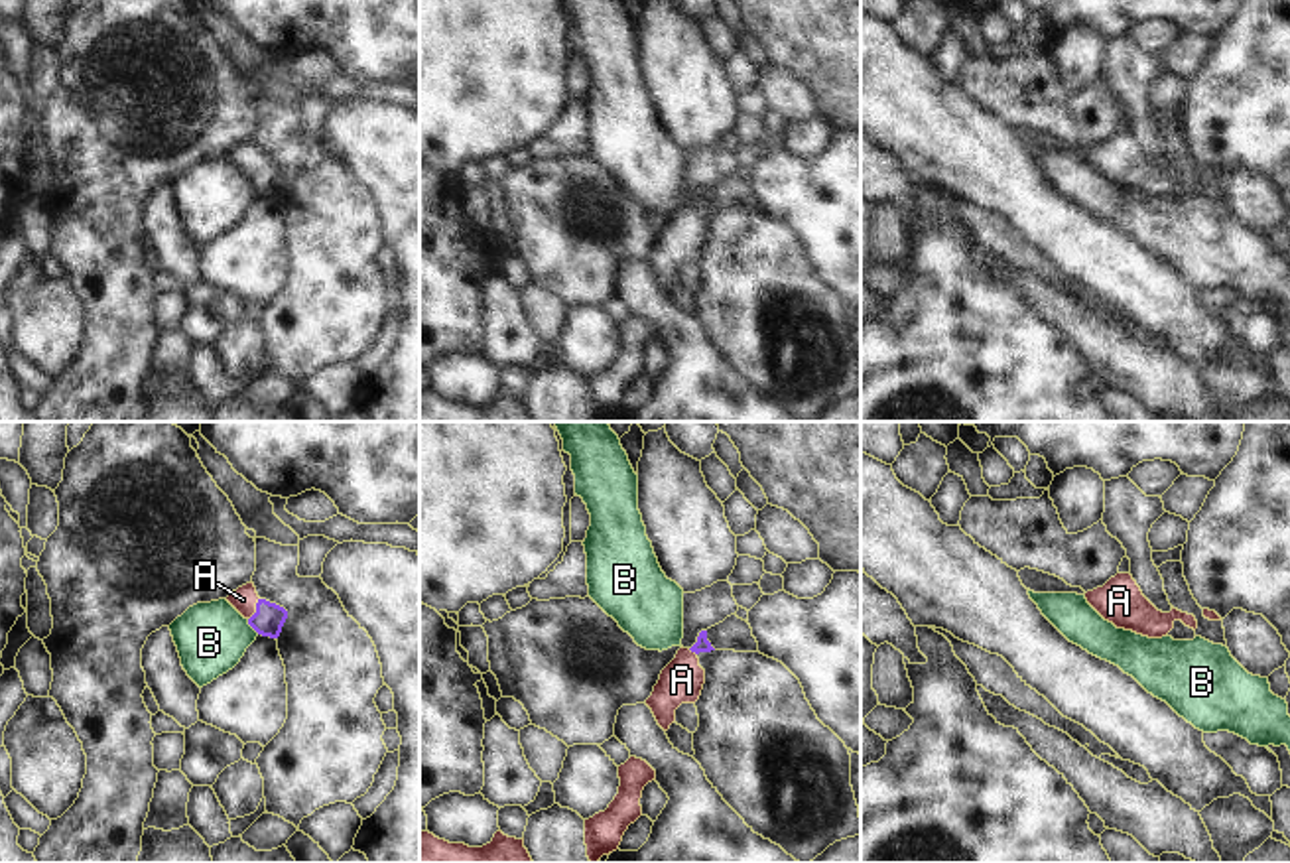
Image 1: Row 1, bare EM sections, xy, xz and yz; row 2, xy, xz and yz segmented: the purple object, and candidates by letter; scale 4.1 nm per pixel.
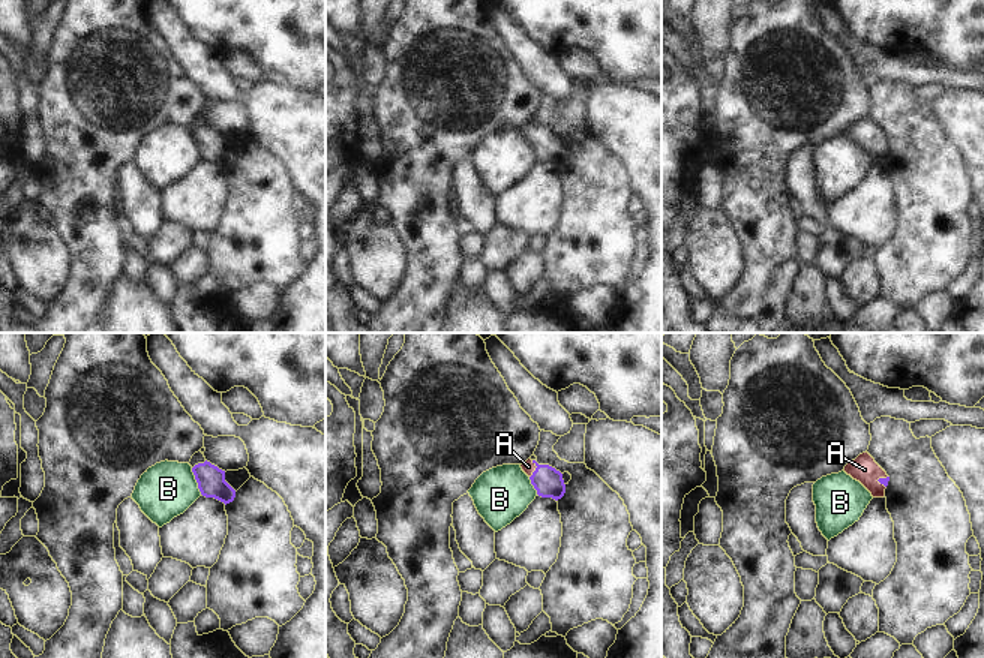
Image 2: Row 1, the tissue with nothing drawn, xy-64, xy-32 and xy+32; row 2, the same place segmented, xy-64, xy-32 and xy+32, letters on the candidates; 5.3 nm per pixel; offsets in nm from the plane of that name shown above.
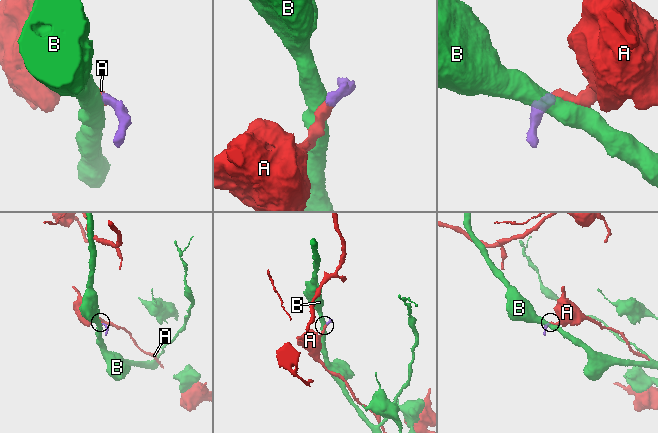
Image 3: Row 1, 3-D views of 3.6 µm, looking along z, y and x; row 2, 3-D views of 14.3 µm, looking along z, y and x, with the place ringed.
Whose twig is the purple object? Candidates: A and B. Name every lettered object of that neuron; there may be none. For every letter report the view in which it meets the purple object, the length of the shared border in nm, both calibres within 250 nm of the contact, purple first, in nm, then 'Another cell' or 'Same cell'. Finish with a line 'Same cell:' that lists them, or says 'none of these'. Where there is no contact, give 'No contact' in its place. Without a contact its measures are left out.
A: Touches purple in xy. Shared border 100 nm. Thickness 130 nm (purple) against 100 nm. Same cell
B: Touches purple in xy. Shared border 80 nm. Thickness 130 nm (purple) against 280 nm. Another cell
Same cell: A.

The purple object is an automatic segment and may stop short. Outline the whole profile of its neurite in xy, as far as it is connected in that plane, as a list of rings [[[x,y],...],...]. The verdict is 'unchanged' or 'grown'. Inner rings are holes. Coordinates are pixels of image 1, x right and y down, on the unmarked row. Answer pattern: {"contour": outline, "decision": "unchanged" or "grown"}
{"contour": [[[254,142],[232,150],[226,160],[248,179],[262,195],[278,197],[288,177],[288,169],[276,162],[260,158]]], "decision": "grown"}

